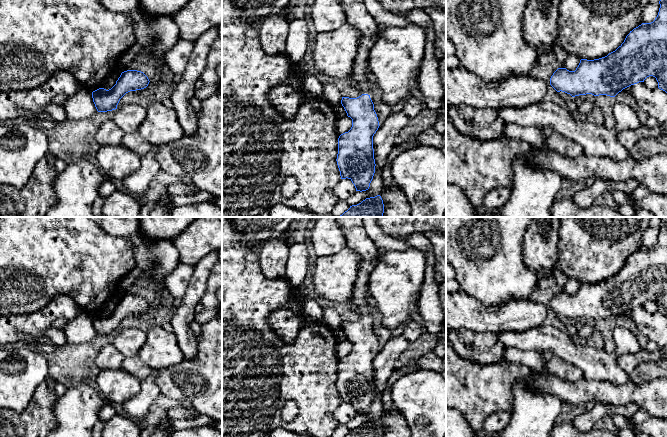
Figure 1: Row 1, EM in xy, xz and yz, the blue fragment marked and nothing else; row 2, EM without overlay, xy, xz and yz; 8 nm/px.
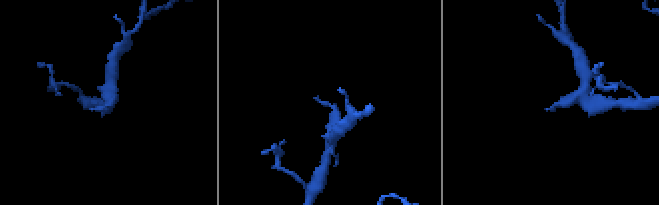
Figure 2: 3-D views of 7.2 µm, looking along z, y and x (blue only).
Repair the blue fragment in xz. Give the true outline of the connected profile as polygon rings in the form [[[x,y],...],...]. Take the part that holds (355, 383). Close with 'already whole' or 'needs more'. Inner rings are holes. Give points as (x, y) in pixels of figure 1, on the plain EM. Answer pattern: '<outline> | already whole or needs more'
[[[336,217],[336,219],[345,236],[346,247],[350,248],[360,257],[358,276],[349,304],[353,310],[362,316],[362,319],[357,322],[342,321],[341,328],[347,340],[352,343],[352,351],[348,356],[341,358],[338,362],[338,378],[336,385],[341,403],[350,403],[356,415],[362,416],[369,413],[375,397],[376,388],[374,383],[373,360],[380,350],[377,338],[374,334],[374,328],[369,319],[375,314],[375,310],[366,300],[369,276],[376,266],[378,248],[368,236],[362,217]]] | needs more

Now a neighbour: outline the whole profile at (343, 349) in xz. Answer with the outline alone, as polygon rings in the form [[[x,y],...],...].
[[[345,341],[338,343],[336,347],[336,353],[339,359],[348,356],[352,351],[352,343],[350,341]]]

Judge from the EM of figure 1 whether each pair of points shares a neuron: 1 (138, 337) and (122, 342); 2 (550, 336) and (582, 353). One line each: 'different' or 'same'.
1: same
2: same

